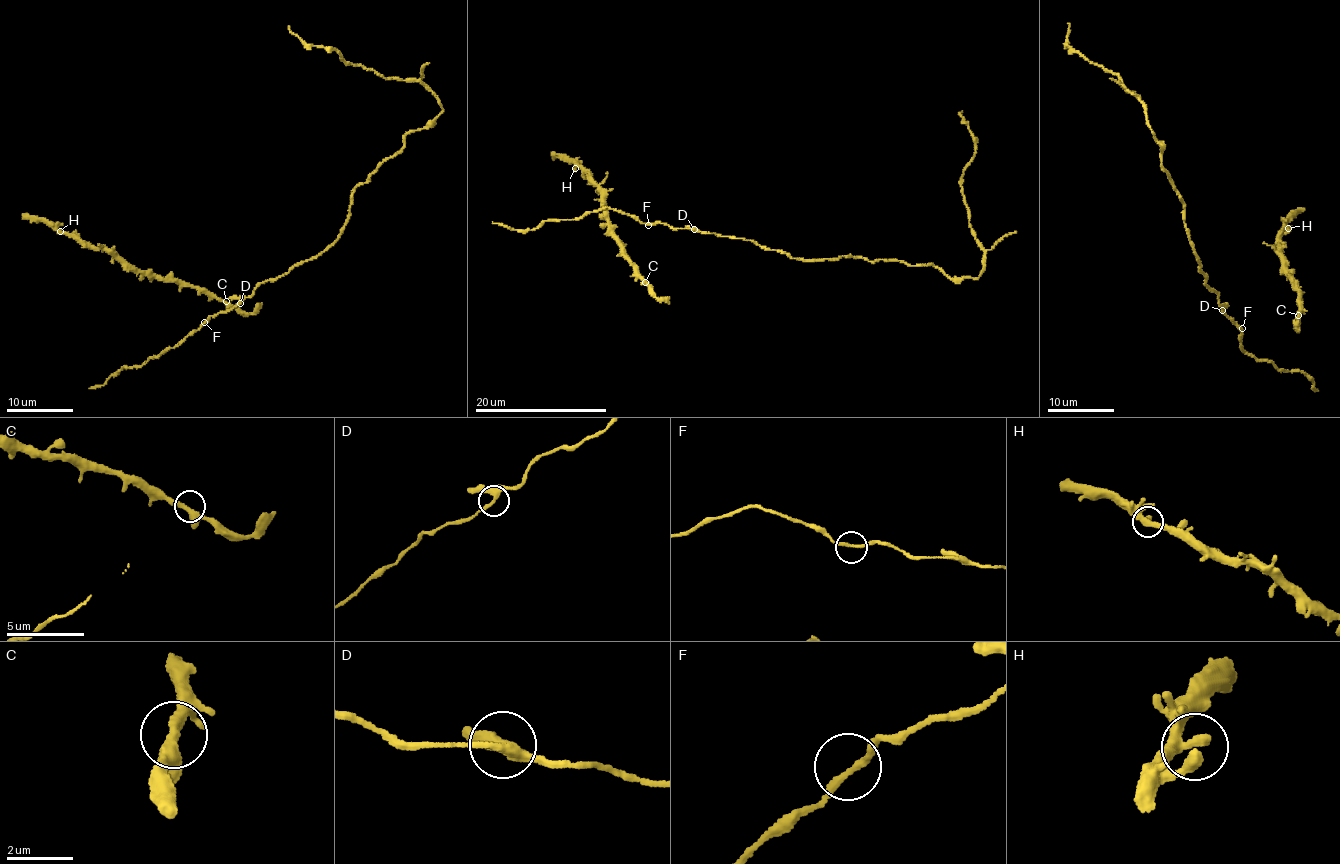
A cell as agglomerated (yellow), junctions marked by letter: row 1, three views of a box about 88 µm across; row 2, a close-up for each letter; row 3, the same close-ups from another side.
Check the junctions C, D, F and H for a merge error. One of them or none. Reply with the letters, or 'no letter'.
no letter

